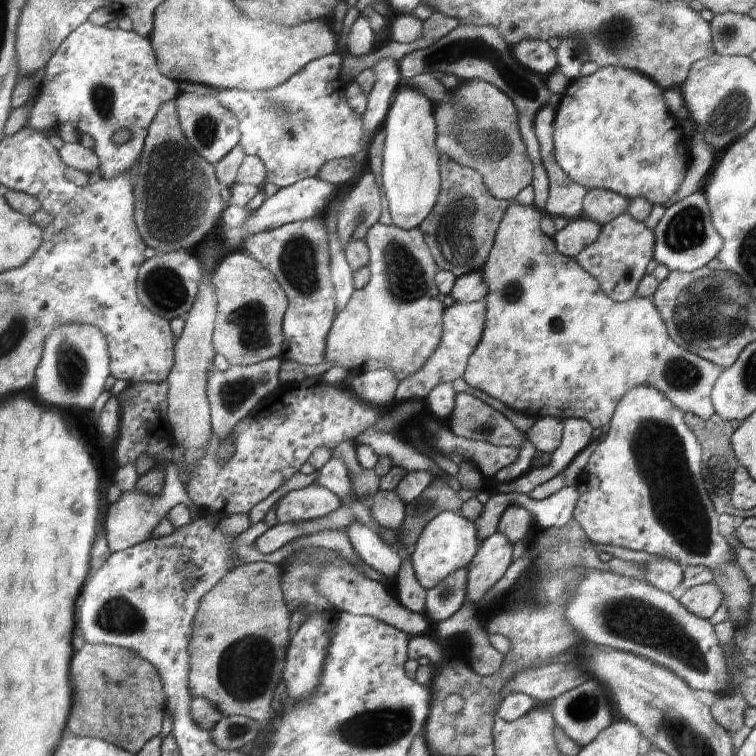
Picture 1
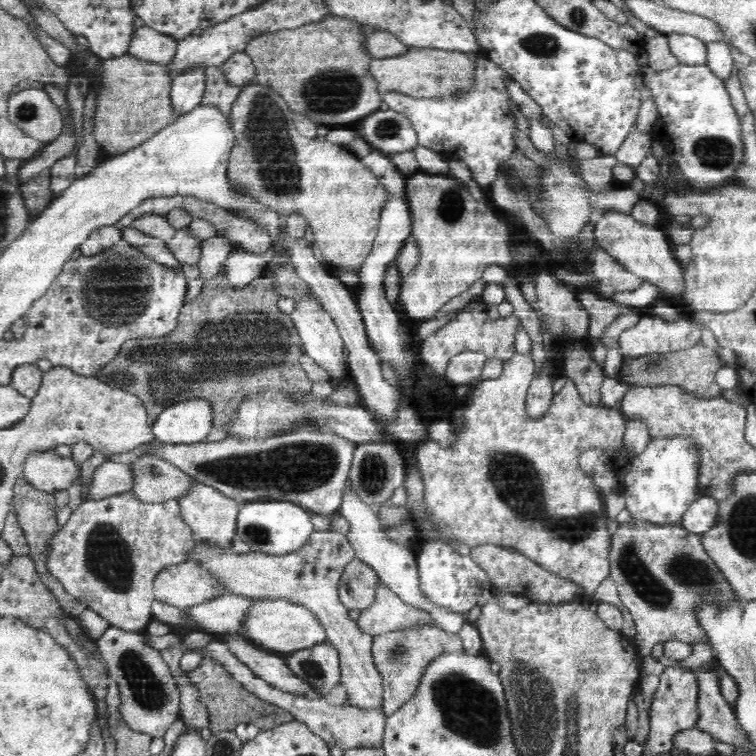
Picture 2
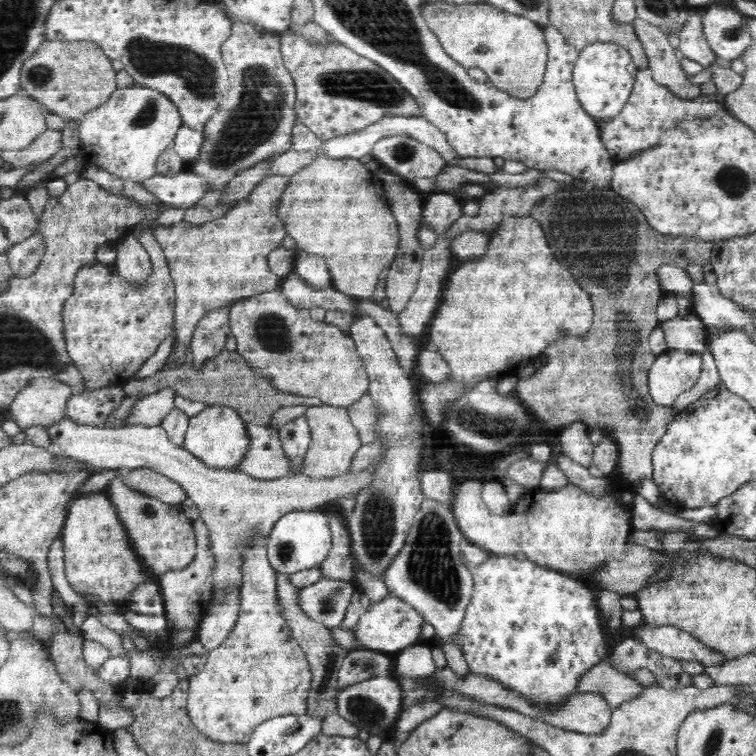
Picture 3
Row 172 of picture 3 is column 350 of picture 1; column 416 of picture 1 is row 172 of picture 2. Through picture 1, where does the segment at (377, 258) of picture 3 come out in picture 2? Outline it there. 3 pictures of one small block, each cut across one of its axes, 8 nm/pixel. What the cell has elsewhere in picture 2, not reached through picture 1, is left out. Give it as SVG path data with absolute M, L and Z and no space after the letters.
M258 83L244 86L240 98L232 107L231 117L235 143L228 159L229 181L240 185L244 193L284 218L290 213L300 213L310 225L315 250L325 266L330 267L334 273L358 272L379 233L379 218L386 202L390 200L387 187L346 145L337 145L327 140L318 142L301 136L295 128L292 110L269 86Z

